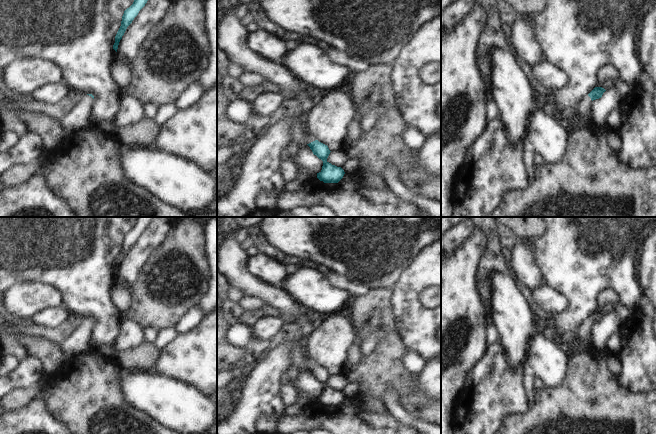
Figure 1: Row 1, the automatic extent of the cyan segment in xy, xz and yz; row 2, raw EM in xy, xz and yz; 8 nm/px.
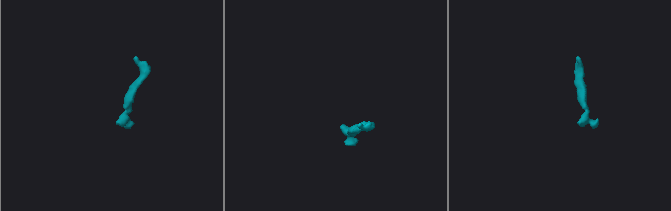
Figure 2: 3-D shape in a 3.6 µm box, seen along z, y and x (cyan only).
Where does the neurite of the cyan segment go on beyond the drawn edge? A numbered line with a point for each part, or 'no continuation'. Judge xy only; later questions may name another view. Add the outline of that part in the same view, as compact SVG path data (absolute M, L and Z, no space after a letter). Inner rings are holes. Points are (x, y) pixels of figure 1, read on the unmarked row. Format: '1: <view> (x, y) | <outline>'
1: xy (79, 341) | M82 318L75 330L58 347L62 350L65 358L79 355L91 349L91 337L94 323Z

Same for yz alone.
1: yz (585, 336) | M588 319L580 325L578 329L578 349L576 352L567 351L569 357L572 357L580 352L585 352L589 349L593 349L592 329L593 325Z

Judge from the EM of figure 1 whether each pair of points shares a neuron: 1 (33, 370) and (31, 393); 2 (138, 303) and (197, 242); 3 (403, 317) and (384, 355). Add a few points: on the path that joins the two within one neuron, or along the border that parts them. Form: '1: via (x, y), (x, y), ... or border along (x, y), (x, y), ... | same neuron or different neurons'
1: border along (39, 379), (34, 385), (16, 389), (10, 393) | different neurons
2: via (153, 288), (182, 257) | same neuron
3: border along (392, 307), (395, 329), (407, 347) | different neurons

